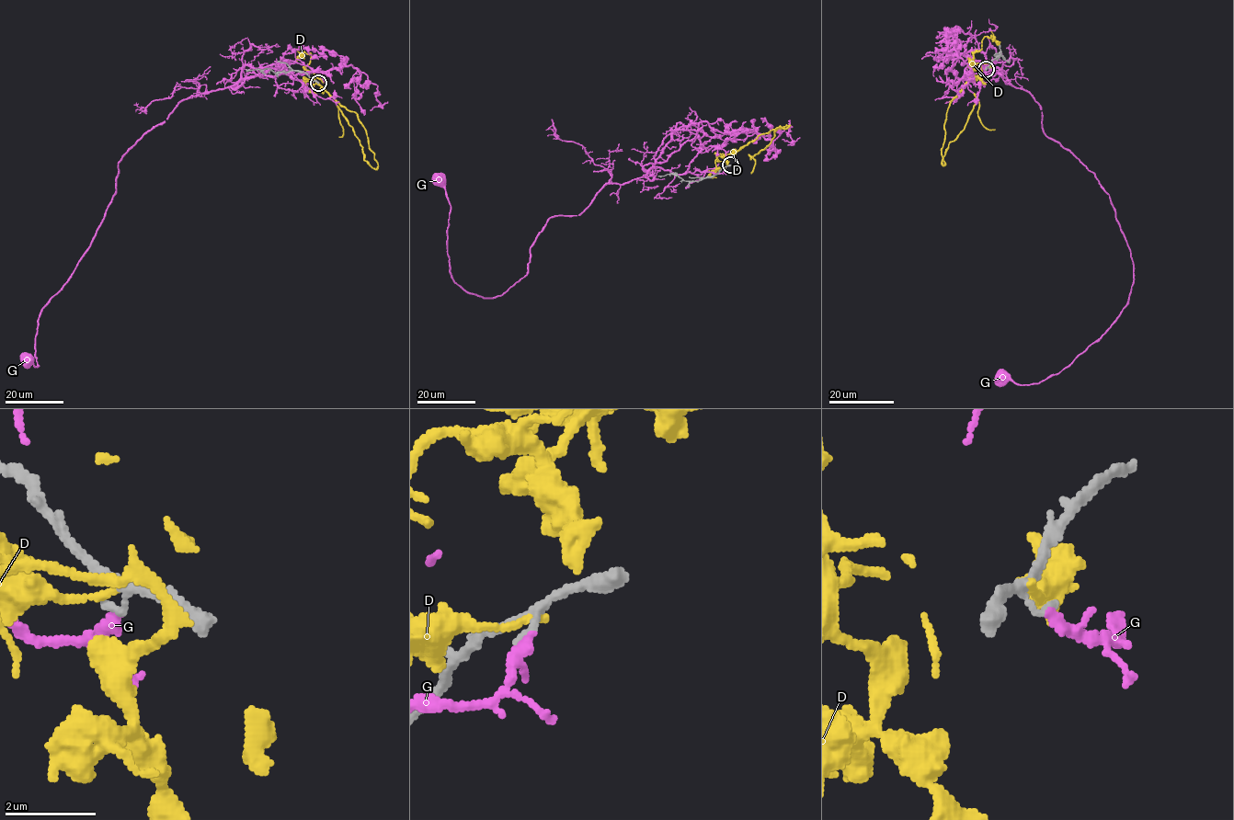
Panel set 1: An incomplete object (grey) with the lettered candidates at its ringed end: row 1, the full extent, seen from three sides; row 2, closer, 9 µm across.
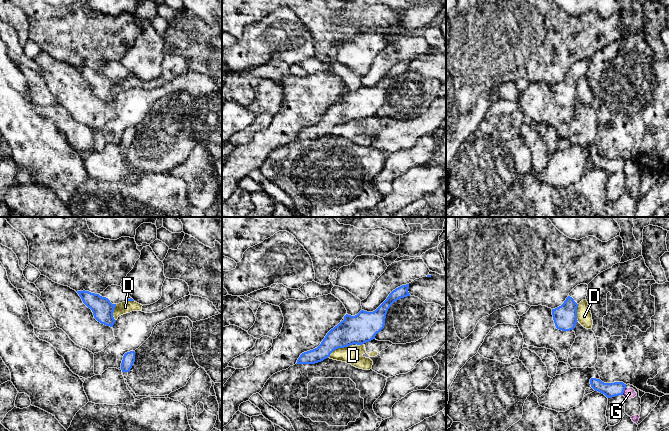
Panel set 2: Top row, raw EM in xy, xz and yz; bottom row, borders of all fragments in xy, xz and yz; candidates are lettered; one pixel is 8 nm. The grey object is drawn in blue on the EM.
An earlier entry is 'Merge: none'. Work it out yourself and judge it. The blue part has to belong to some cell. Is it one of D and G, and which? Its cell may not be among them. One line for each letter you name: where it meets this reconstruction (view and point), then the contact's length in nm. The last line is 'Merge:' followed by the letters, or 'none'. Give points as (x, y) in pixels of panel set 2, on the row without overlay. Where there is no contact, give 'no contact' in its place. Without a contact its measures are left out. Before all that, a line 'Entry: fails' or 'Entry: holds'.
Entry: holds
Merge: none

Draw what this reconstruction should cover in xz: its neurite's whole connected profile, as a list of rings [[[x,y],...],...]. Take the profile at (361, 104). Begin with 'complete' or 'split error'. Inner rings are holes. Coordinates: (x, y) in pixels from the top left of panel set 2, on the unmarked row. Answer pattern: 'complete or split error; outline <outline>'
complete; outline [[[409,60],[396,64],[373,88],[361,86],[355,92],[346,90],[344,96],[327,109],[321,120],[302,129],[296,140],[315,140],[328,134],[338,124],[362,121],[375,115],[375,111],[384,104],[388,85],[395,77],[410,72],[408,65]]]

